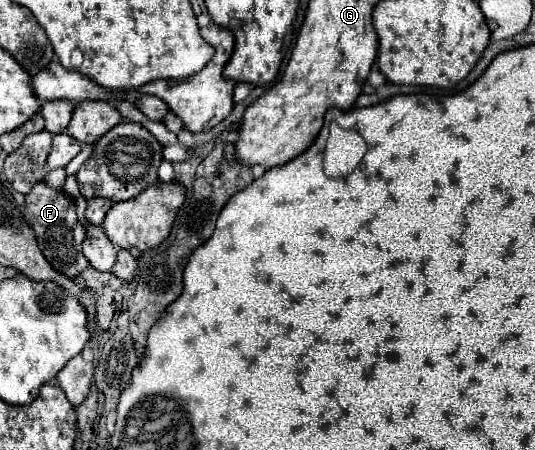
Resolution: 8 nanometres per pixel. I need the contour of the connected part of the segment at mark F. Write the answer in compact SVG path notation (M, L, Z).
M43 181L37 183L31 189L31 193L25 195L25 221L35 231L39 249L55 271L59 271L65 277L77 277L85 267L89 267L89 261L83 257L81 251L85 227L83 223L79 223L75 213L75 201L69 195L47 187Z

